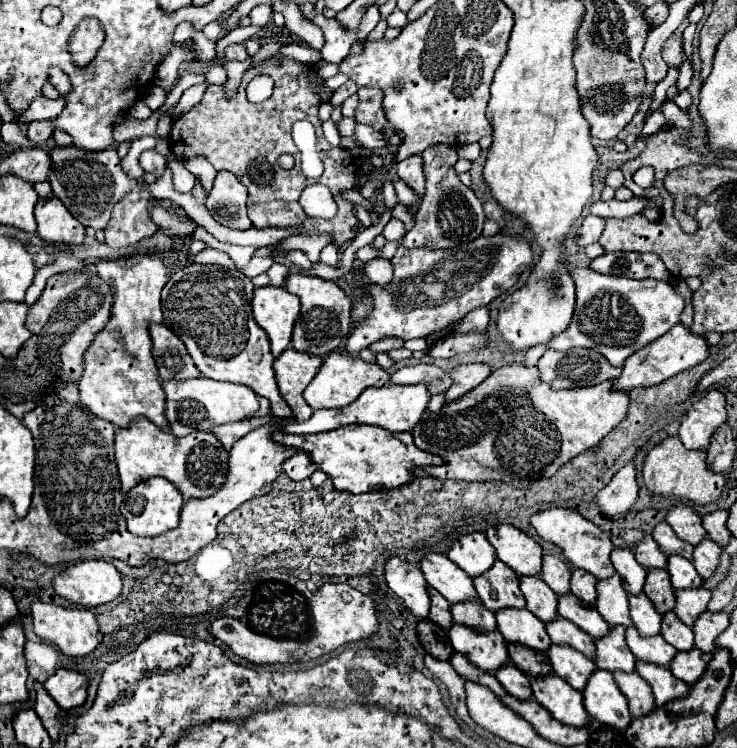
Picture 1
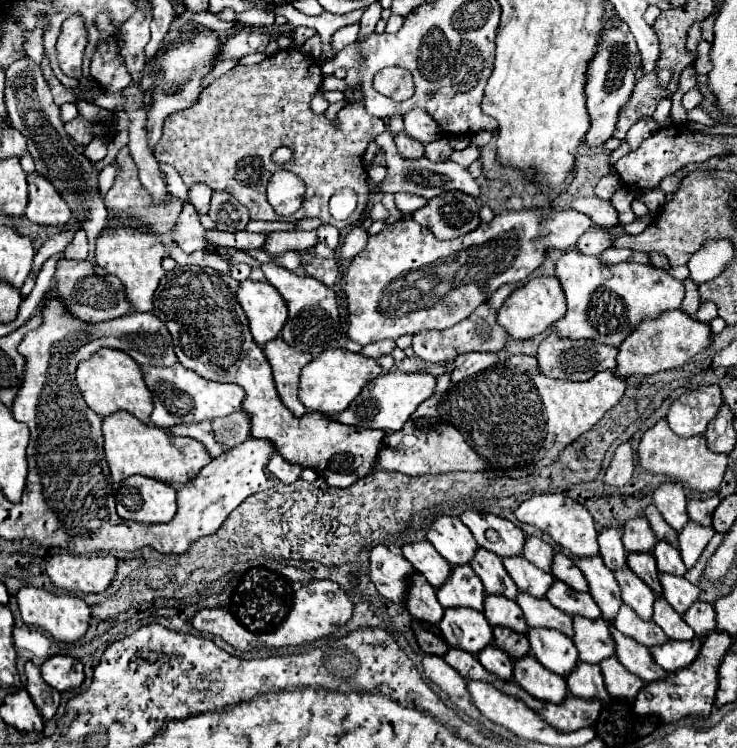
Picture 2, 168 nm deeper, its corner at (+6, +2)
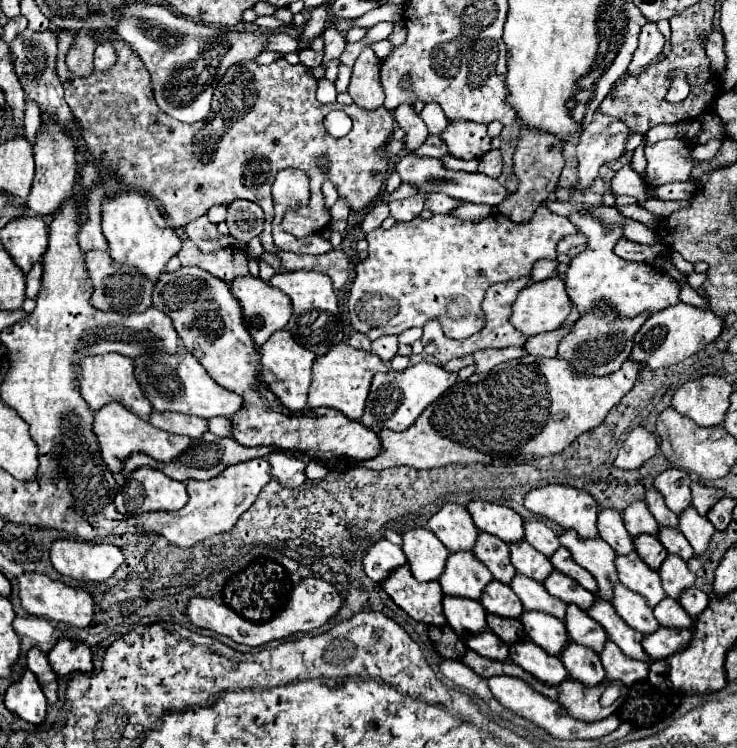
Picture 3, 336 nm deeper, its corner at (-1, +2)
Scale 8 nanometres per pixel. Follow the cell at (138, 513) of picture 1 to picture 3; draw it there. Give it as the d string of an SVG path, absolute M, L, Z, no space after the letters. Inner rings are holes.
M140 467L130 473L118 489L114 503L122 515L140 515L148 511L178 511L186 505L188 493L184 483L166 477L164 473Z

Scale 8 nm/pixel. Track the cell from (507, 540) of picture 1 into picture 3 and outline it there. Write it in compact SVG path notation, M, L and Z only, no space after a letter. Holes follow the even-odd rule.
M470 501L466 509L480 531L494 535L508 545L524 539L524 521L514 509L486 501Z

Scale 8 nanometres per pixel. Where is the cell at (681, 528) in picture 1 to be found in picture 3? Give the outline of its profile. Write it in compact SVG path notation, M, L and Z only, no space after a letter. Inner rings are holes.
M668 469L654 479L654 487L662 493L664 503L676 515L690 507L690 477L686 471Z

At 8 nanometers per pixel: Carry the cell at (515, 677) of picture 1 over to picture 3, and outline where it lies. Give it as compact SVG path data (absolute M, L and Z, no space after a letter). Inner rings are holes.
M484 631L480 635L472 635L466 637L466 645L470 649L474 649L476 653L480 653L482 657L488 659L496 659L496 661L504 661L508 659L508 645L504 641L500 641L500 637L496 637L490 631Z

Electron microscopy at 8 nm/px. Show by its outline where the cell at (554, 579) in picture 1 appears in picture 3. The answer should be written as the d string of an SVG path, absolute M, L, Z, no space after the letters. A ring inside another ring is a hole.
M526 521L524 523L524 539L540 553L544 553L546 557L552 557L552 553L556 553L556 549L560 547L558 537L554 535L552 529L548 529L544 523L540 521Z

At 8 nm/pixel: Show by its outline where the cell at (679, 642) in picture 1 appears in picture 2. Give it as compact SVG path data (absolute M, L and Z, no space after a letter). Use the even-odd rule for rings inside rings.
M663 597L655 599L653 605L653 621L665 631L665 635L669 639L675 641L689 641L695 637L693 629L683 621L683 617L679 613L673 613L673 609L669 609L669 603Z

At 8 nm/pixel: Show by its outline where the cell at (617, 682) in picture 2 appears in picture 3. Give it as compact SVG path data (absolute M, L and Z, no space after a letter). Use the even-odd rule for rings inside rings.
M606 641L600 659L608 681L620 681L624 685L632 685L648 677L648 665L644 661L628 659L612 641Z

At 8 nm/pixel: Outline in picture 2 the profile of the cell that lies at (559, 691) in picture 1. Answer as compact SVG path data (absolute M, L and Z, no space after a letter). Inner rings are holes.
M533 655L513 659L513 679L535 699L561 703L567 697L565 677L545 669Z

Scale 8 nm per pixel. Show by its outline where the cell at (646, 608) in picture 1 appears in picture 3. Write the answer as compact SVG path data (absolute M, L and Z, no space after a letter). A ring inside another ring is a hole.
M632 551L630 555L618 555L614 563L618 569L620 583L624 587L628 587L630 591L636 591L638 595L644 595L648 607L654 607L658 601L662 601L666 597L662 583L660 583L660 575L656 571L652 571L638 557L636 551Z

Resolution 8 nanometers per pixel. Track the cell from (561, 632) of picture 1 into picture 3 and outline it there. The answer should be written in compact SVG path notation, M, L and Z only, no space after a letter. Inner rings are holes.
M516 575L512 579L510 587L520 597L526 611L542 611L542 613L548 613L548 615L564 621L566 605L560 599L548 595L548 591L544 589L542 583L534 581L526 575Z

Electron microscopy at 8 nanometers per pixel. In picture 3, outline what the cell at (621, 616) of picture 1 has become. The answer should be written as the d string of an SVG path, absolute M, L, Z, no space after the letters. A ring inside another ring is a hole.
M564 531L560 535L560 543L572 553L572 559L584 567L598 581L598 597L604 601L612 601L614 587L618 583L616 573L616 553L608 547L606 541L598 539L582 539L576 537L574 531Z

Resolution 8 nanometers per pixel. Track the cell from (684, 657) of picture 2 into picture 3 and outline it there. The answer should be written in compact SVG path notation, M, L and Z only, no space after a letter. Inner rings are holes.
M660 627L652 635L644 637L642 647L656 661L656 659L670 657L672 653L678 653L680 649L686 649L690 641L692 641L690 629L664 629L664 627Z

